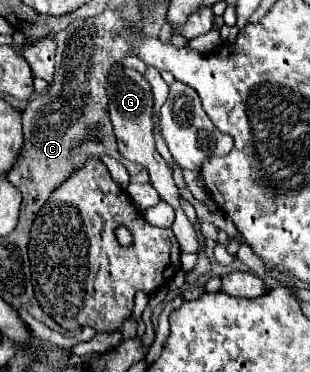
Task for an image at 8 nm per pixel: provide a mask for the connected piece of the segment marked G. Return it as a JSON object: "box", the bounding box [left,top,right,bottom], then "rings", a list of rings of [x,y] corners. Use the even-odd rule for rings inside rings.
{"box":[108,66,180,206],"rings":[[[114,66],[108,74],[108,114],[110,122],[118,140],[118,150],[120,154],[136,164],[142,164],[150,172],[150,182],[160,194],[164,202],[170,206],[180,206],[180,192],[174,182],[172,170],[166,164],[166,160],[158,154],[156,150],[156,140],[154,140],[154,98],[152,98],[152,88],[146,82],[146,78],[132,70],[132,68],[122,68]]]}

